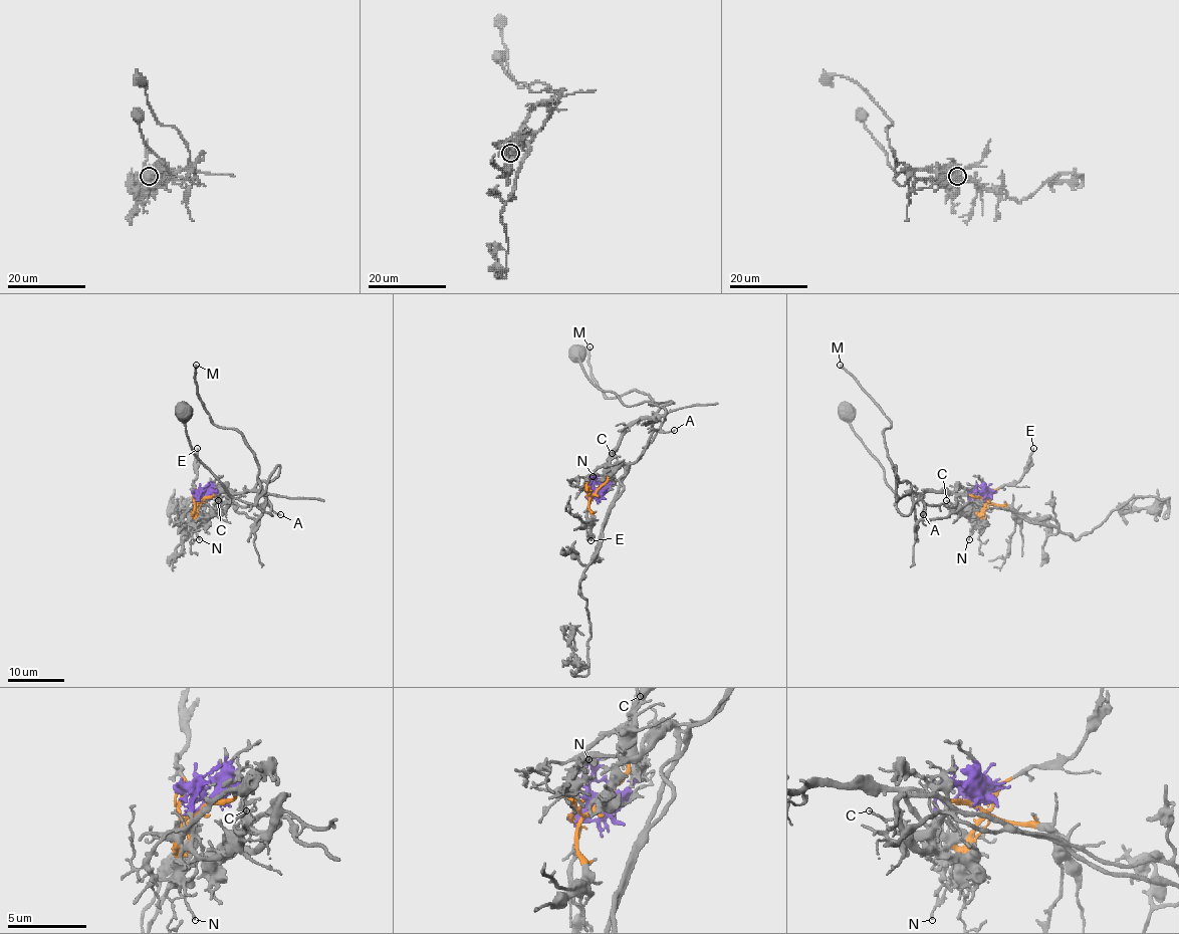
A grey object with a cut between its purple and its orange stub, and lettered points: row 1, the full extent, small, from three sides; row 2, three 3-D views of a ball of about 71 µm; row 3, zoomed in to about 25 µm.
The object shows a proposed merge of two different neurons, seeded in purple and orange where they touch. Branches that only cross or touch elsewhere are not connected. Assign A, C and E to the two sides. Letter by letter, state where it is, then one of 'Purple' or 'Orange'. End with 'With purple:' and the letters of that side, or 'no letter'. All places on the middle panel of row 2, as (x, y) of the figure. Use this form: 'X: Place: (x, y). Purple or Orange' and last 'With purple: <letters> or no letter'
A: Place: (674, 430). Purple
C: Place: (612, 453). Purple
E: Place: (591, 540). Orange
With purple: A, C

